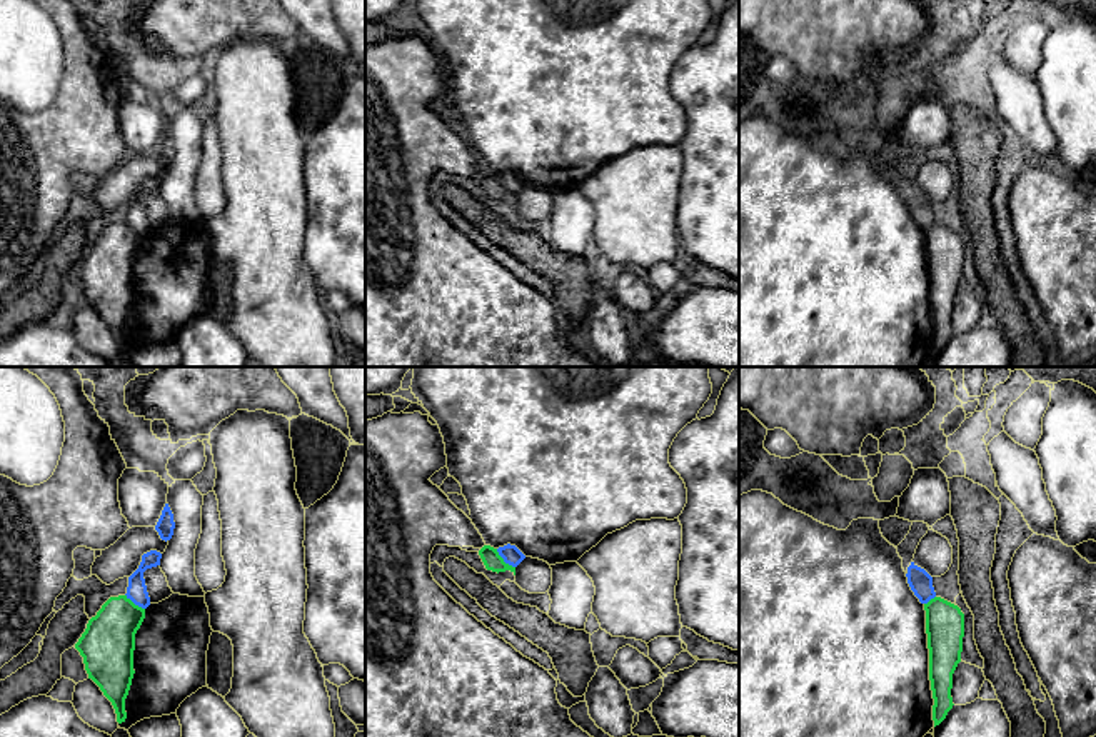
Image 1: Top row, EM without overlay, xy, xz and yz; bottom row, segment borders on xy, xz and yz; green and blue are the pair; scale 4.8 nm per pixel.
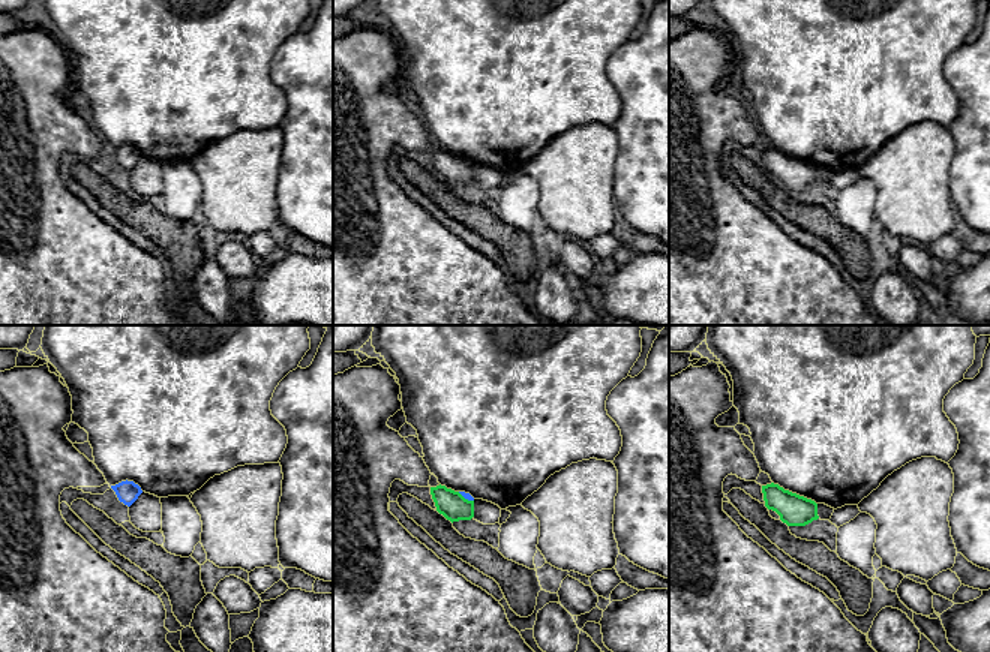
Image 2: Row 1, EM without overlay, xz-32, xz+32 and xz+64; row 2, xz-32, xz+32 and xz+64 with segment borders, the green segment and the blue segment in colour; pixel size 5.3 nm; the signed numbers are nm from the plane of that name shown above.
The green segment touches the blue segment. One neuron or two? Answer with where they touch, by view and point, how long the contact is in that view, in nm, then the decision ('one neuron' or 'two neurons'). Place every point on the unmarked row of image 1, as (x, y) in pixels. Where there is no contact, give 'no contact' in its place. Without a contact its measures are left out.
contact xz (502, 187); length 130 nm; two neurons

